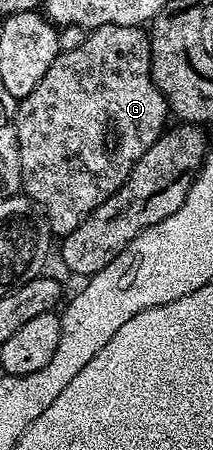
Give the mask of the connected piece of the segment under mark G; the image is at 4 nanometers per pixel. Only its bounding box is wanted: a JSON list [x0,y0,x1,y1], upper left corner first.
[17,25,169,234]

